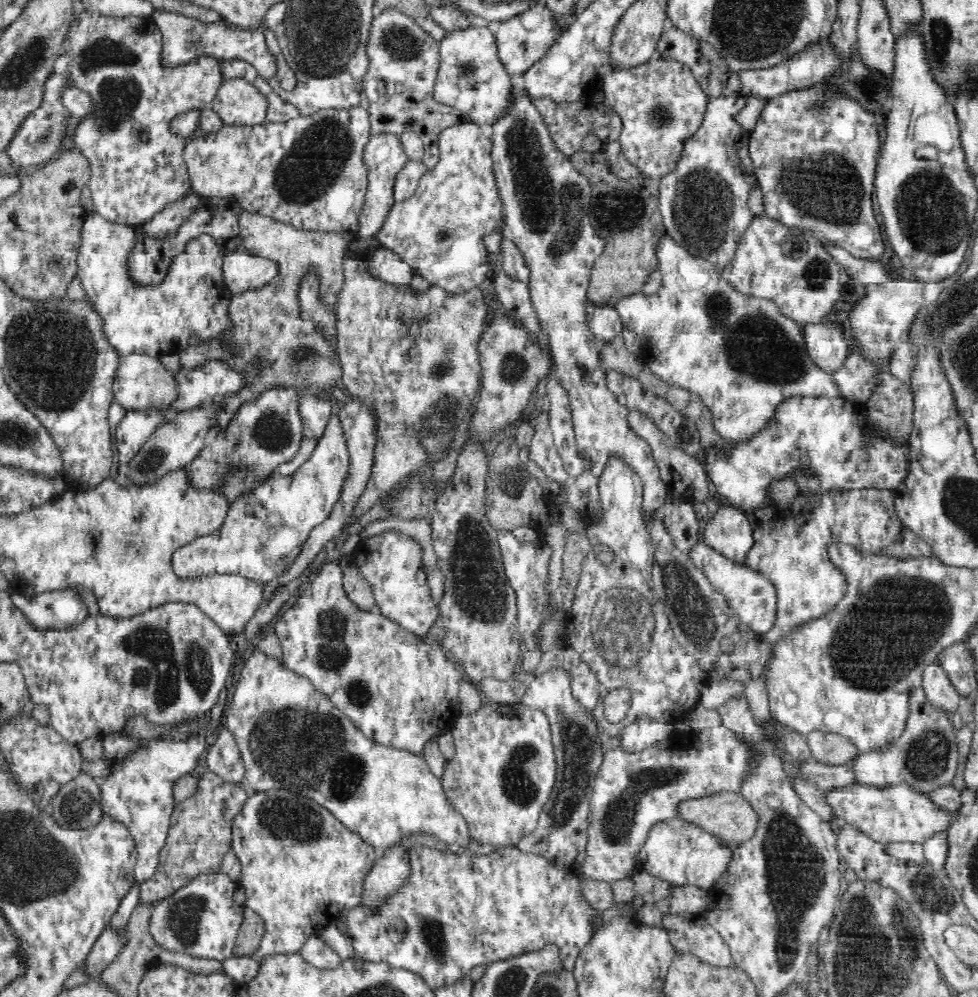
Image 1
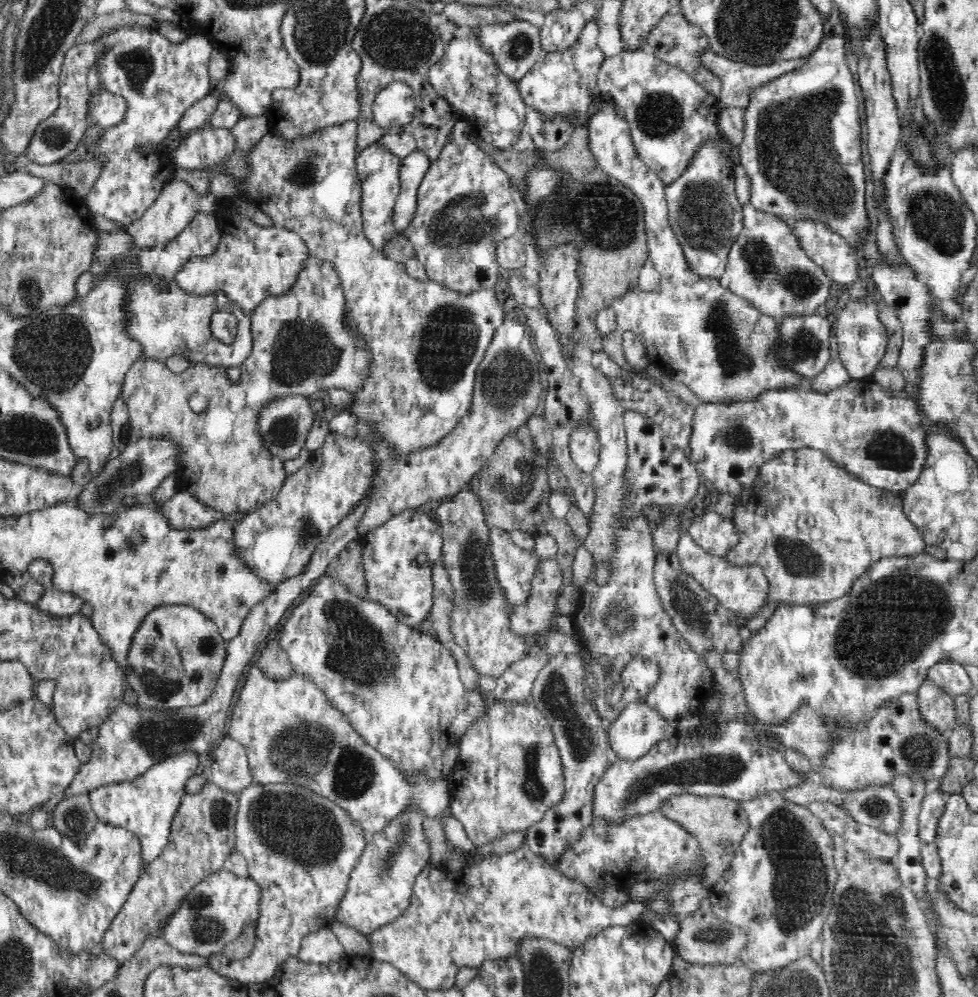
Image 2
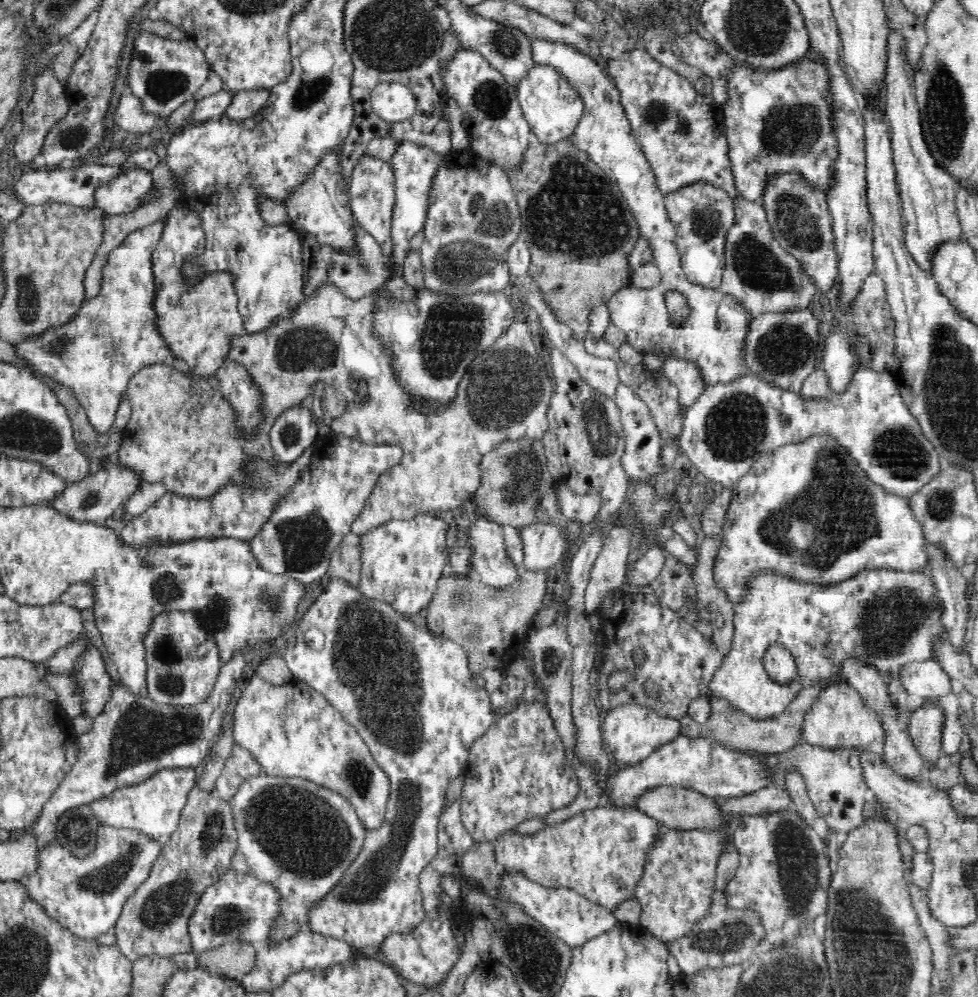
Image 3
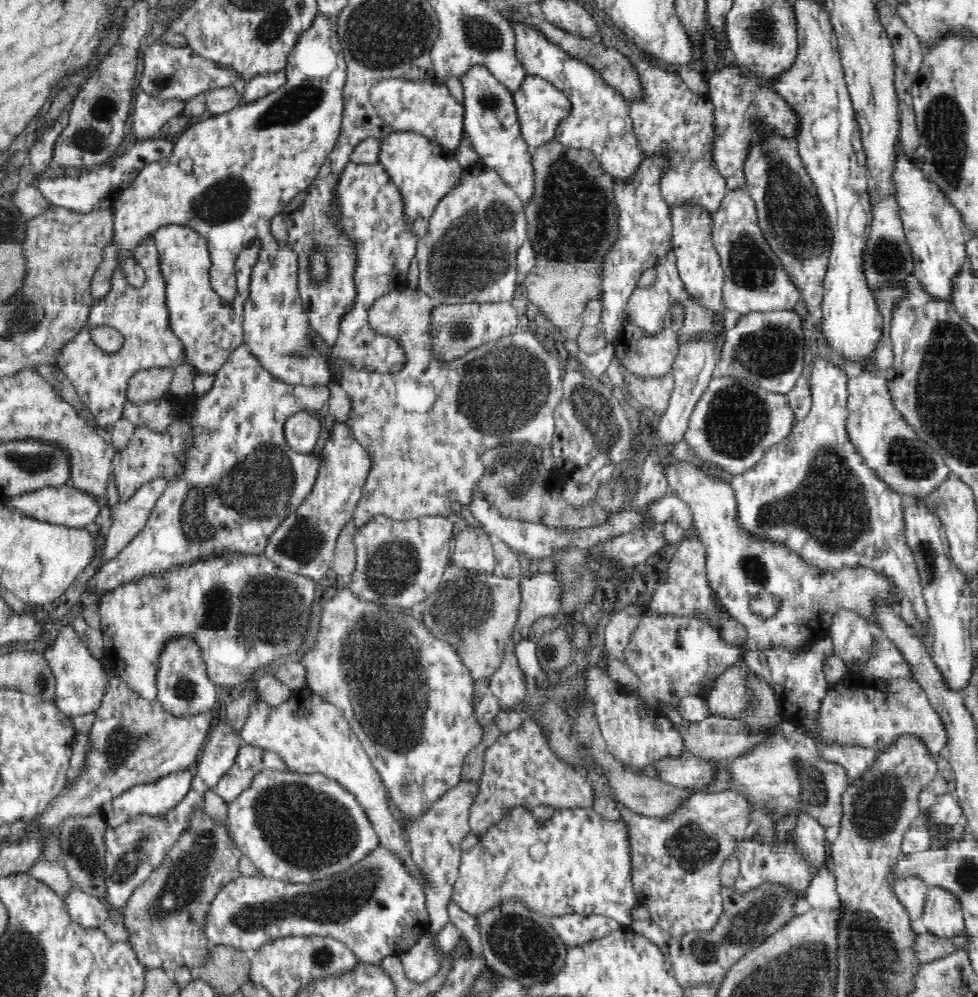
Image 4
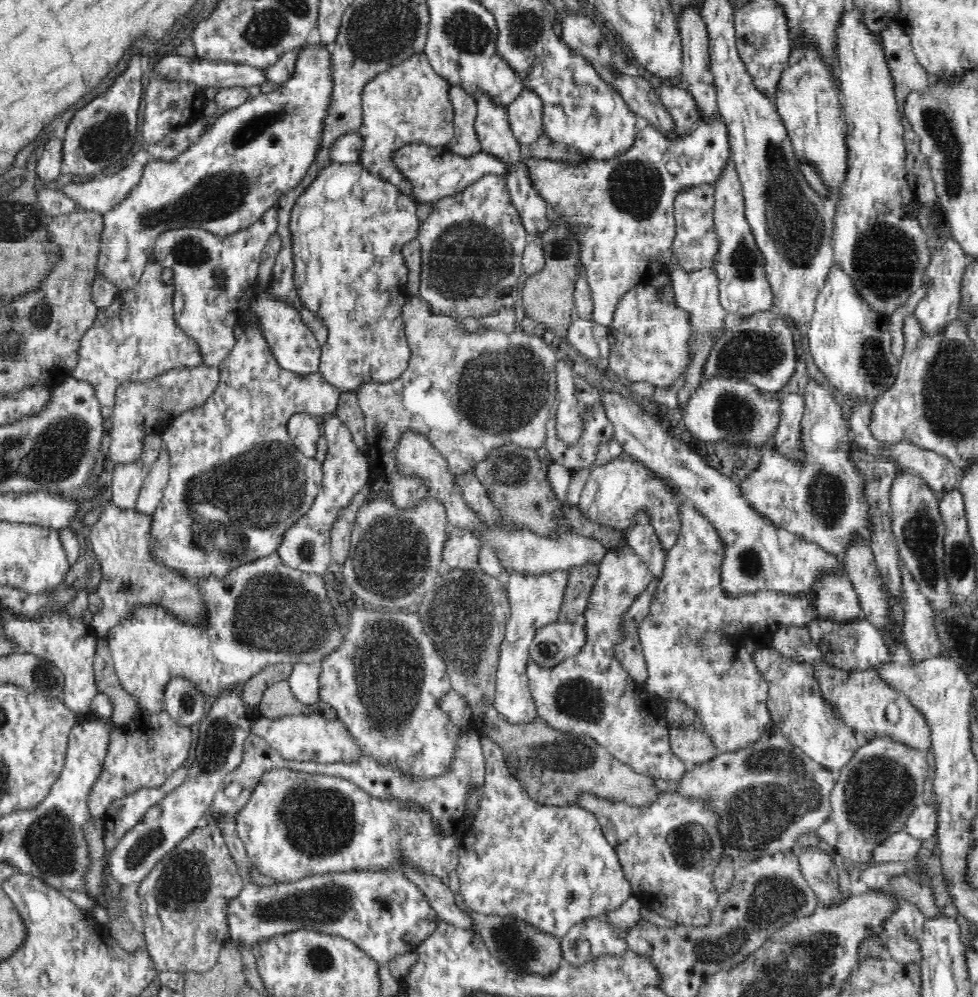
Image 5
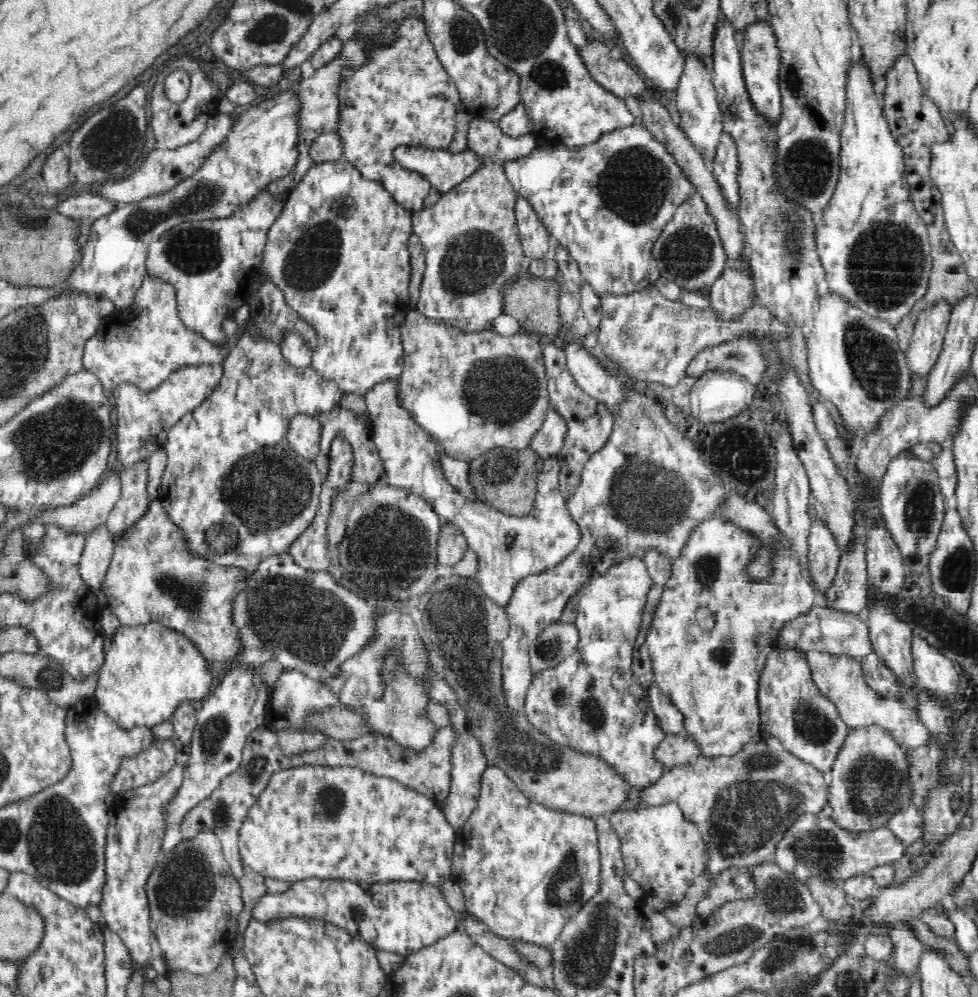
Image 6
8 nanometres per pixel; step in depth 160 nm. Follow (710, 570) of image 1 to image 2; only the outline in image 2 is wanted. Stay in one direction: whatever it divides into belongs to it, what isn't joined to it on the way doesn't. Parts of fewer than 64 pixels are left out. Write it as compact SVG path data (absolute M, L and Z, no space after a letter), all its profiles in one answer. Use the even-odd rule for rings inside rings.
M688 532L680 536L676 551L682 569L696 577L702 588L712 593L722 605L734 611L742 620L752 620L766 606L770 583L758 566L738 567L726 560L725 557L710 554L706 549L696 544Z

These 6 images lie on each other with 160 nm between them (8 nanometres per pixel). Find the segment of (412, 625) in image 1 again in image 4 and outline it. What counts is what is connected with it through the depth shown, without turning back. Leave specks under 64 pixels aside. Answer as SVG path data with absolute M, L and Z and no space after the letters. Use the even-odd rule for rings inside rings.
M385 516L370 518L366 526L355 532L356 570L345 581L356 595L375 603L380 594L402 592L406 588L412 592L414 586L426 598L442 582L442 574L452 555L453 541L452 522L447 517L426 516L402 521Z

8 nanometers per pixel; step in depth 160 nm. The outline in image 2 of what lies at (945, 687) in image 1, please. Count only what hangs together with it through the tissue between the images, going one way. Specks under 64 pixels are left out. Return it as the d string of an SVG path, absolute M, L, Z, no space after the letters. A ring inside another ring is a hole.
M928 677L922 681L916 693L920 703L920 713L924 715L924 719L943 733L950 722L955 720L954 697Z

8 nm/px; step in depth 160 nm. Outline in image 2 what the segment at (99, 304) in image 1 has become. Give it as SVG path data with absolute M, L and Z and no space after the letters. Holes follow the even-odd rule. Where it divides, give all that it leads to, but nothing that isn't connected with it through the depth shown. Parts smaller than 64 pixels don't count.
M198 214L188 228L174 240L155 248L140 248L129 241L128 229L100 229L94 227L95 245L91 252L91 265L87 272L96 281L116 270L118 260L131 260L135 269L126 279L126 297L122 304L122 319L127 337L140 345L143 356L165 361L172 356L181 356L190 362L202 362L210 366L234 366L239 368L253 350L250 334L250 319L218 290L207 295L190 295L178 285L176 274L184 270L190 259L208 257L218 248L220 228L211 214ZM217 312L232 313L238 321L236 336L230 344L218 340L210 329L211 316Z

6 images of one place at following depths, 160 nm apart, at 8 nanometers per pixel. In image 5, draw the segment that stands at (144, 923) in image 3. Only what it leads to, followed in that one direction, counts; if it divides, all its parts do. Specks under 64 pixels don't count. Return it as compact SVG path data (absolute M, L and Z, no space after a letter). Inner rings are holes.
M208 824L204 828L194 829L187 838L184 838L178 846L175 846L158 864L155 866L155 870L148 873L148 876L142 880L138 886L138 898L141 900L140 904L140 918L144 920L144 934L145 940L145 950L147 951L147 956L151 958L154 963L155 969L158 972L175 972L177 974L185 974L189 971L203 971L210 970L211 966L218 960L218 954L221 953L222 945L229 943L227 938L227 926L225 921L226 916L226 904L228 904L229 898L234 898L239 890L242 890L242 885L244 880L242 874L240 874L240 869L236 865L236 861L232 858L229 848L221 836L221 830L218 829L215 824Z

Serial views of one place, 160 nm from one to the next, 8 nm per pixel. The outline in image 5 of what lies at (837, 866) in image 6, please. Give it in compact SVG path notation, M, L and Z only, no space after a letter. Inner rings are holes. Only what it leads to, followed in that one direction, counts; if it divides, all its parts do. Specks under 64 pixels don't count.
M906 831L892 834L884 845L874 850L874 862L909 861L916 856L923 842Z

